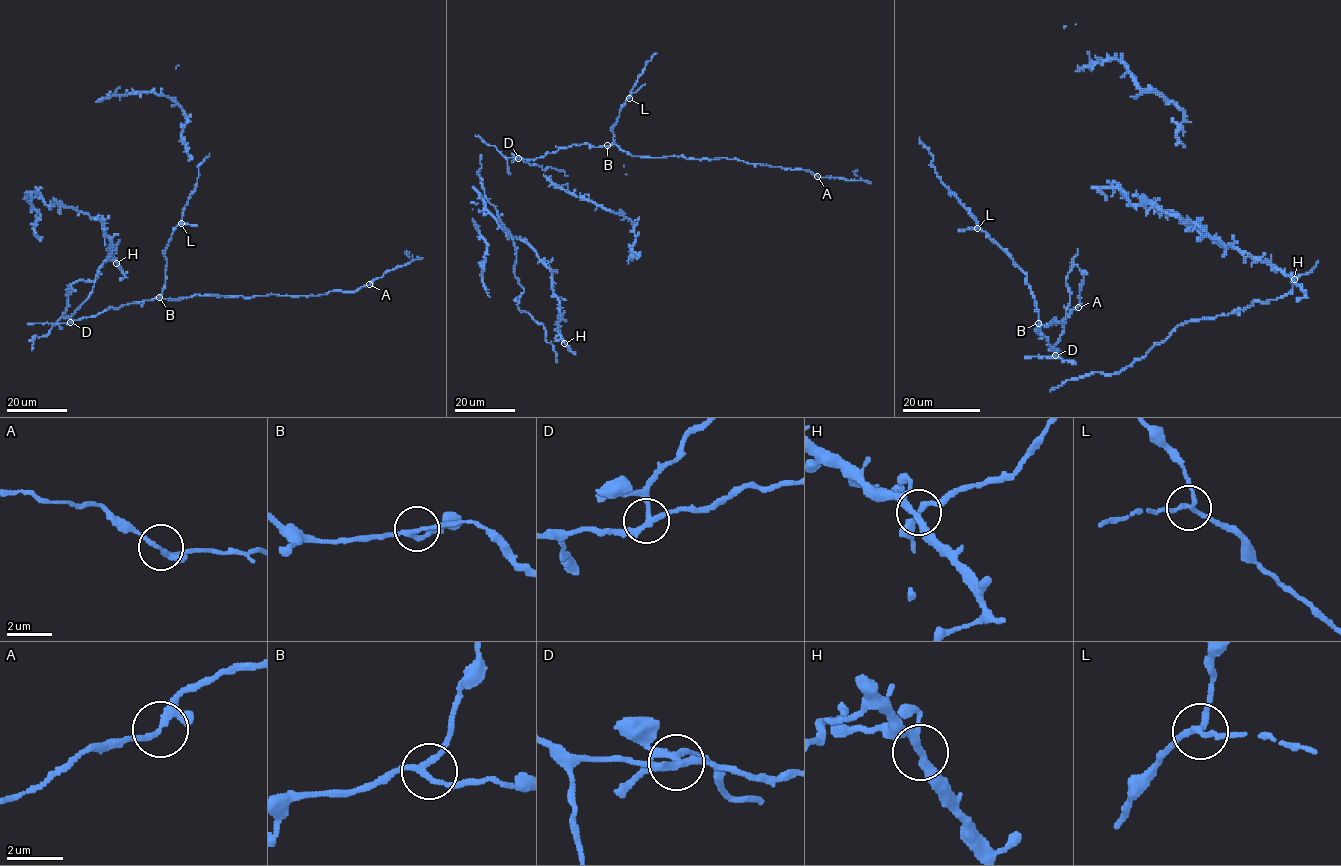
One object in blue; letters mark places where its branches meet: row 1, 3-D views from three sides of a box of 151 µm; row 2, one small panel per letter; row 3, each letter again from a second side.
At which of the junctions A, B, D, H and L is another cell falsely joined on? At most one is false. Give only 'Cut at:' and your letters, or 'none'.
Cut at: D

